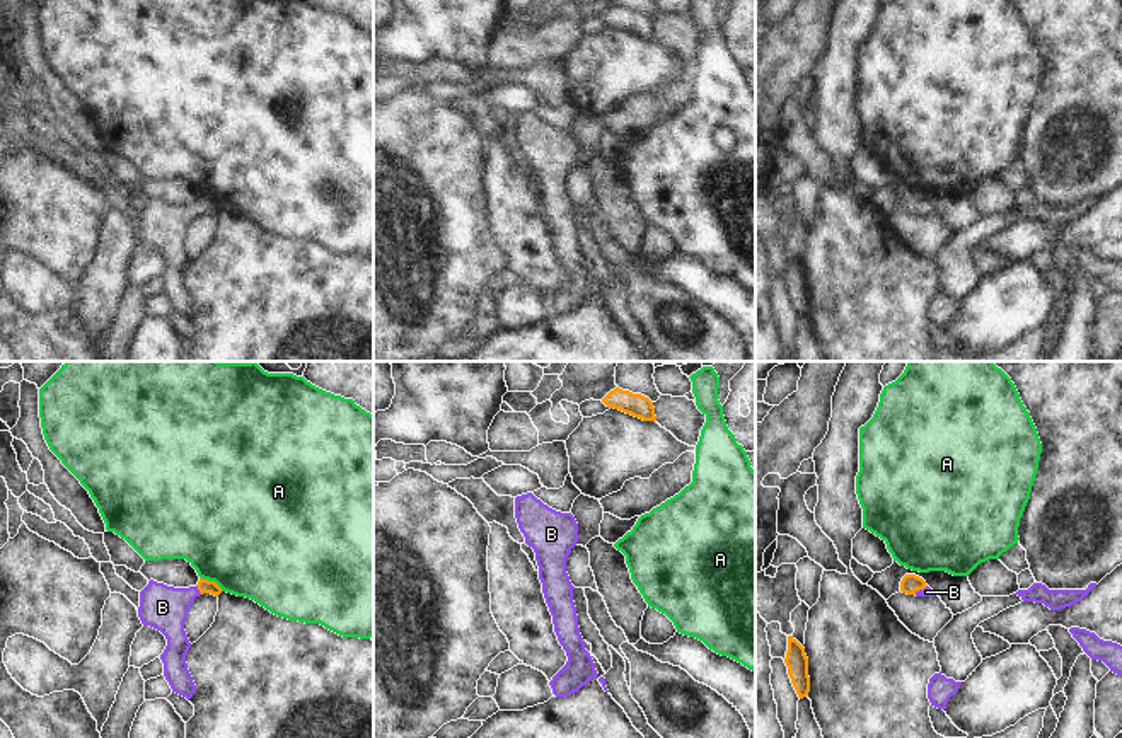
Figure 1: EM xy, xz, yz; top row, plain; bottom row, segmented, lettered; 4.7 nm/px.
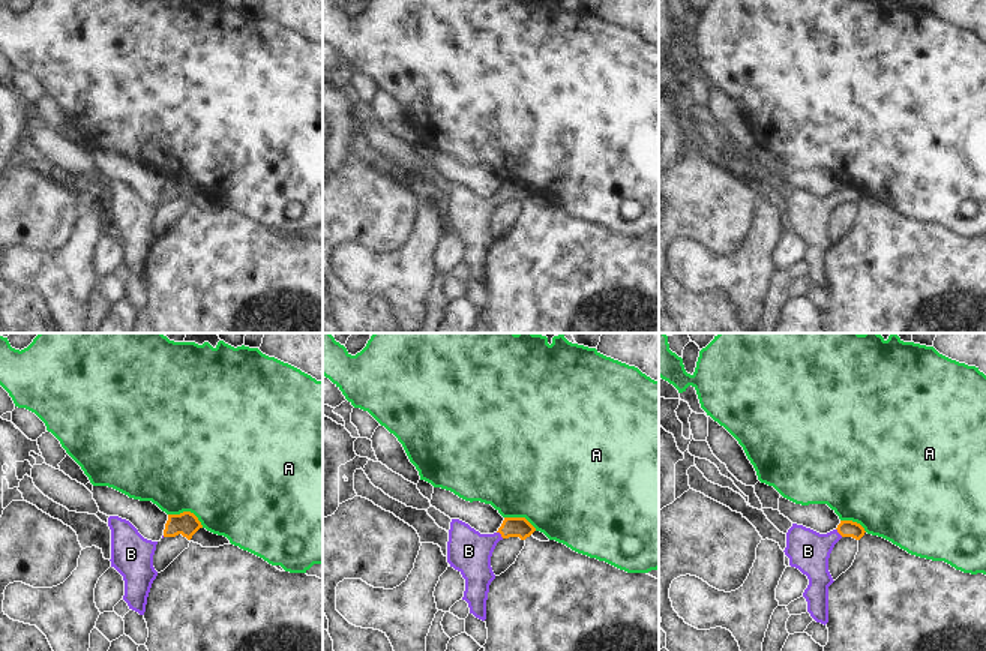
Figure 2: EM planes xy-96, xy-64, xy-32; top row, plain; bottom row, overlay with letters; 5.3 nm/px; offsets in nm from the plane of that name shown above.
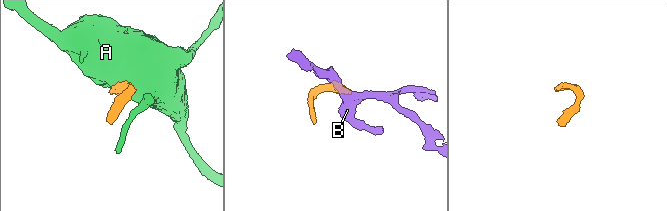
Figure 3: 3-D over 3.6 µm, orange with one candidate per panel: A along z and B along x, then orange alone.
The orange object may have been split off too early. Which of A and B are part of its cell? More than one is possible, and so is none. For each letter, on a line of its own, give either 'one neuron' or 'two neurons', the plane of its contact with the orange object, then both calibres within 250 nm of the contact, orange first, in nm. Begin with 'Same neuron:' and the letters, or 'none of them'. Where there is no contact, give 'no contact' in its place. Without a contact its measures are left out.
Same neuron: B
A: two neurons | xy | 60/480 nm
B: one neuron | xy | 60/220 nm

